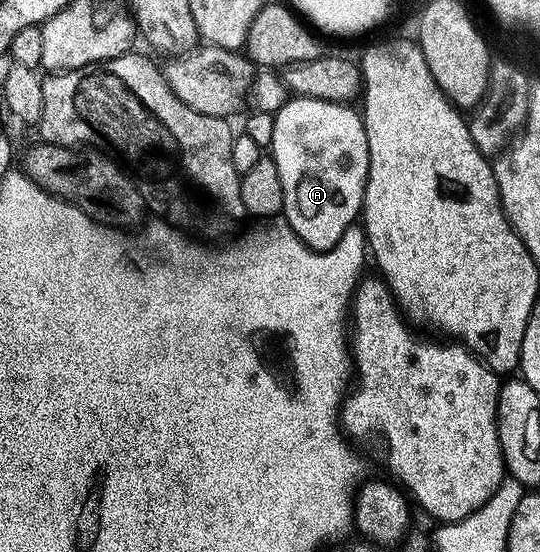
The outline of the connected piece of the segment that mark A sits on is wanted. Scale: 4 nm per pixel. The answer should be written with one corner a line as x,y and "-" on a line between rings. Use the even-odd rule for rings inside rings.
294,95
274,114
274,122
276,127
272,131
269,152
276,163
276,171
280,171
280,184
284,186
281,216
308,248
328,250
340,240
348,226
359,220
362,211
368,179
368,135
361,112
349,104
337,105

